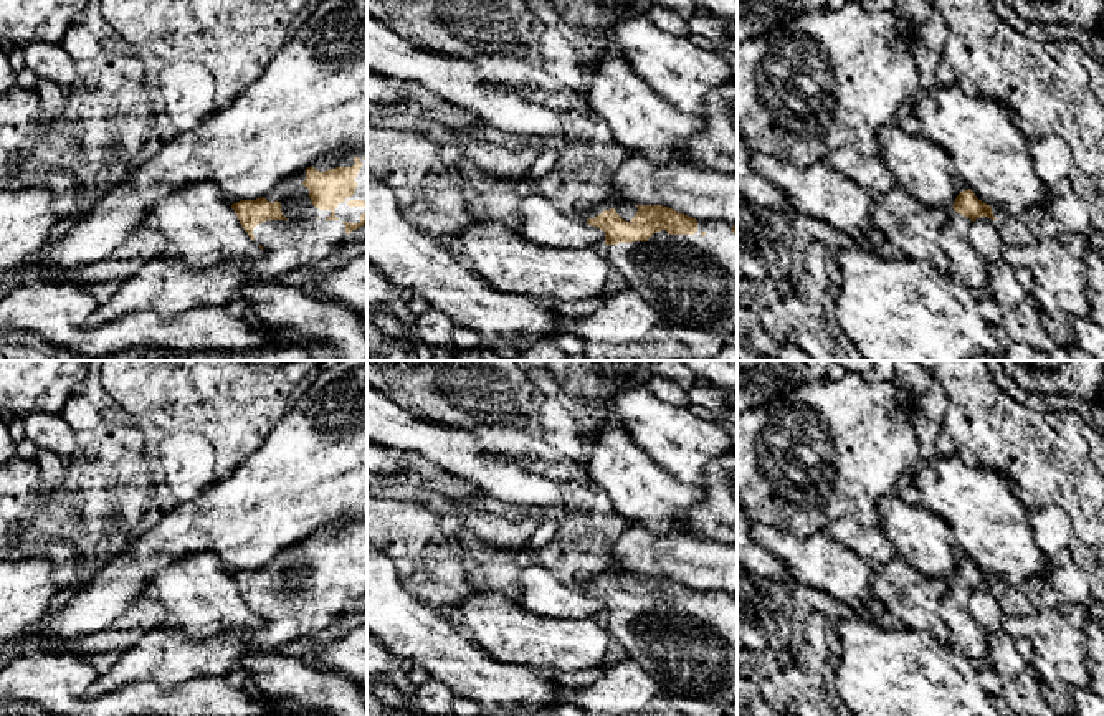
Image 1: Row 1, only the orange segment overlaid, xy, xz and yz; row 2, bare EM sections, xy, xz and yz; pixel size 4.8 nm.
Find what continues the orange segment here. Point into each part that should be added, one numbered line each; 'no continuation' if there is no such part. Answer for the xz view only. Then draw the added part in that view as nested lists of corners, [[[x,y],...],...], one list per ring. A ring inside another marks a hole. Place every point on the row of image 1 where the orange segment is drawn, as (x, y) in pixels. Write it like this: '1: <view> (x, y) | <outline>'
1: xz (625, 210) | [[[607,202],[607,203],[598,203],[588,210],[585,210],[585,222],[588,218],[595,218],[597,215],[600,215],[603,210],[610,210],[610,208],[615,208],[616,213],[626,220],[626,222],[631,222],[631,218],[635,217],[635,213],[638,212],[638,207],[636,205],[631,205],[631,203],[618,203],[618,202]]]
2: xz (690, 280) | [[[697,220],[694,235],[653,233],[646,241],[605,245],[611,268],[618,270],[628,286],[640,294],[663,321],[711,332],[726,339],[737,334],[737,238],[732,223],[722,220]]]

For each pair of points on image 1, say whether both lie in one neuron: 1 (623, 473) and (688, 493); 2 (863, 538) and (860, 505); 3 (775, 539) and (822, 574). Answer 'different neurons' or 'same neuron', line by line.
1: same neuron
2: different neurons
3: same neuron

